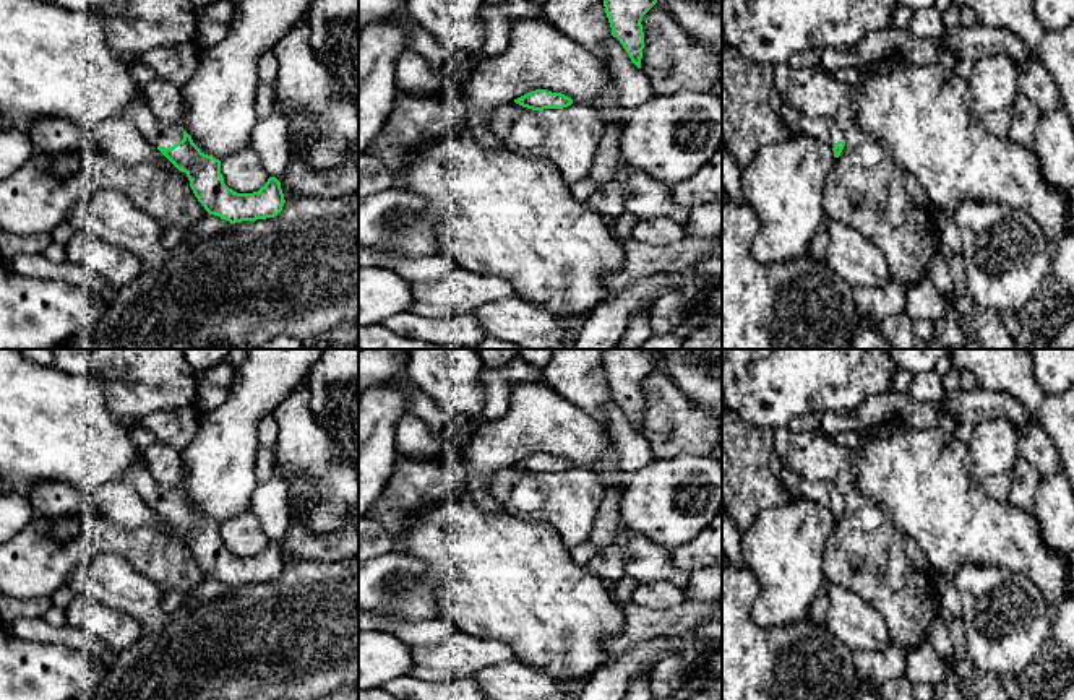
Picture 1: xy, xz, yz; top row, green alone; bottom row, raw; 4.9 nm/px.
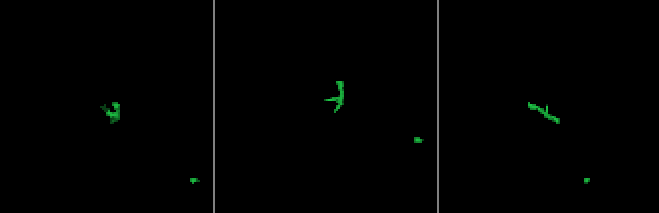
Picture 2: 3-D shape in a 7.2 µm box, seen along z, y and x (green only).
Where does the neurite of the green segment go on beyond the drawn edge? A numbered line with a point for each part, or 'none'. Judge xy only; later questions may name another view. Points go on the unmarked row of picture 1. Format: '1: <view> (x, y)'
1: xy (156, 497)

